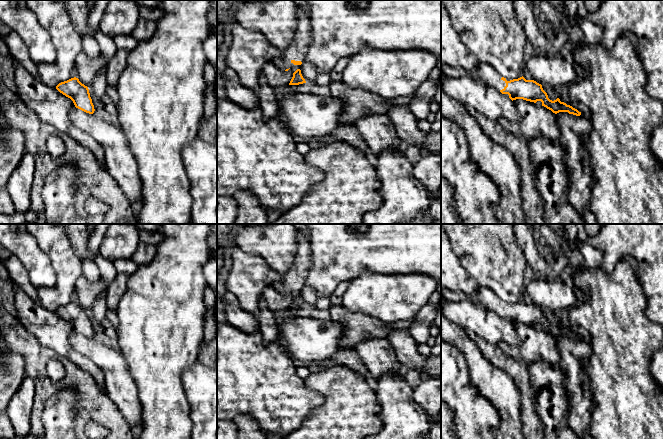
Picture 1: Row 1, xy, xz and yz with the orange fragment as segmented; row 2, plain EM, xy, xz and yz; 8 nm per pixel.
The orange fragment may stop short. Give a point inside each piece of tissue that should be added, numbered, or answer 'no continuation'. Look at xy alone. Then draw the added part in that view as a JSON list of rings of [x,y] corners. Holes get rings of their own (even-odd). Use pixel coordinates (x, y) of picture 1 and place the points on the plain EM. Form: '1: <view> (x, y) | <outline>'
no continuation

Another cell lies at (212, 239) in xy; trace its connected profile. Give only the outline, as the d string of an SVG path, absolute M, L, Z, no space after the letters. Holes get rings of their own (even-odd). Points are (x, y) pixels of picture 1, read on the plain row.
M215 224L211 229L208 242L210 249L214 252L214 257L217 259L217 224Z

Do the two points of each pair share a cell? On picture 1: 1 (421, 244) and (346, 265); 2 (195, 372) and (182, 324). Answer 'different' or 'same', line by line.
1: same
2: different

